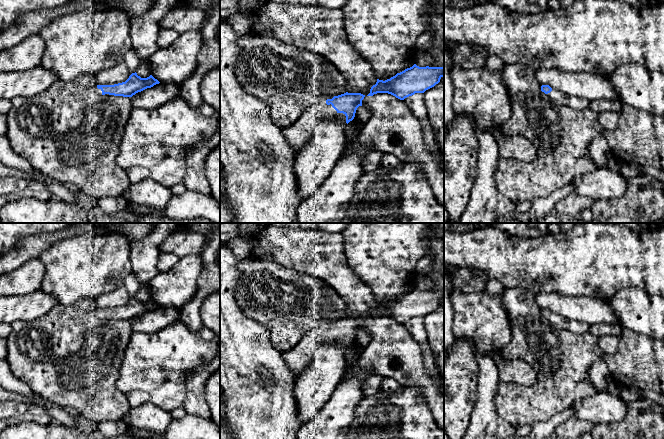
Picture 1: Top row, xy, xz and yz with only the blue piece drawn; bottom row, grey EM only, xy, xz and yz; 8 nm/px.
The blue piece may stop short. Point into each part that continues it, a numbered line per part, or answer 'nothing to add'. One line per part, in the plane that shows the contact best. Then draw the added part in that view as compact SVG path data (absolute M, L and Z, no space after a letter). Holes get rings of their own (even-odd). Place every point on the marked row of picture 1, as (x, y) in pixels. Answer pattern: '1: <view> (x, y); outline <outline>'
1: xz (298, 135); outline M326 100L306 110L292 125L283 128L282 132L296 153L301 151L310 141L317 124L324 118L336 117L342 125L347 125L346 116L338 113Z

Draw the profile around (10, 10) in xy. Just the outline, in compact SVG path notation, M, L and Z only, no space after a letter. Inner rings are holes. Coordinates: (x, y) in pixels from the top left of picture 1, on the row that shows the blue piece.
M0 0L0 32L29 11L53 9L71 0Z

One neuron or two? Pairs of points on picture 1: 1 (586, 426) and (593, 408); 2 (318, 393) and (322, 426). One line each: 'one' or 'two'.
1: two
2: two

